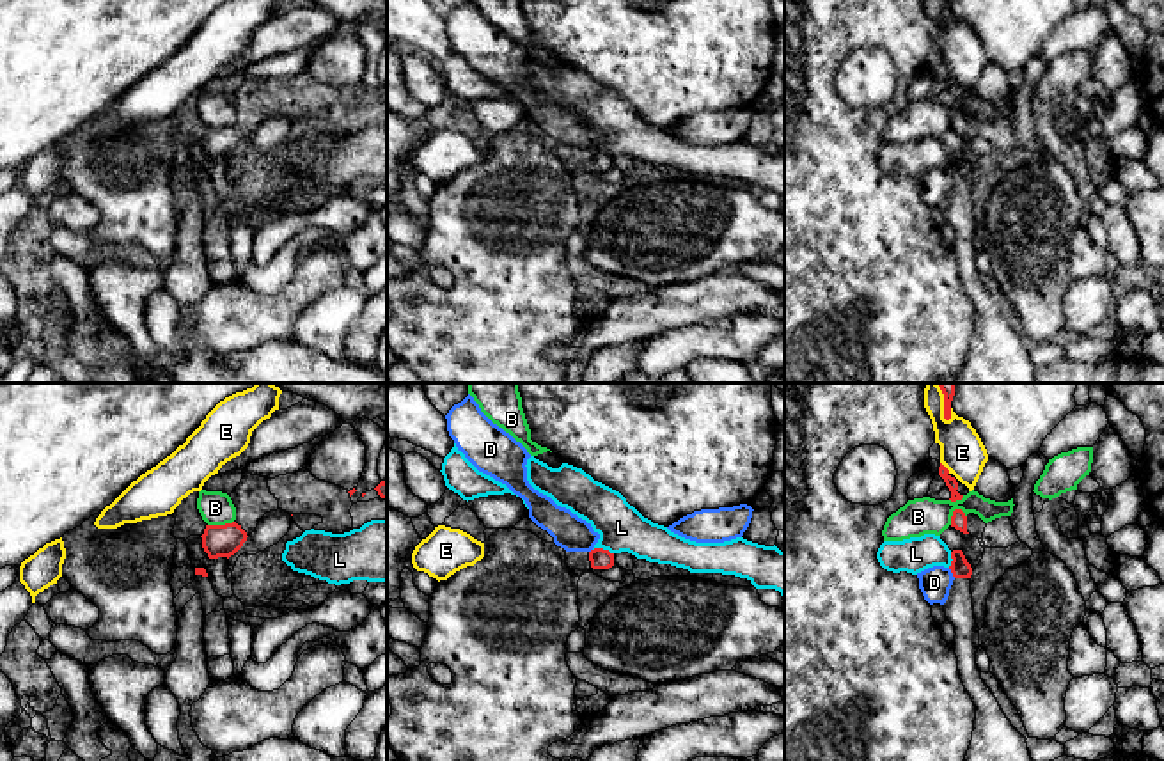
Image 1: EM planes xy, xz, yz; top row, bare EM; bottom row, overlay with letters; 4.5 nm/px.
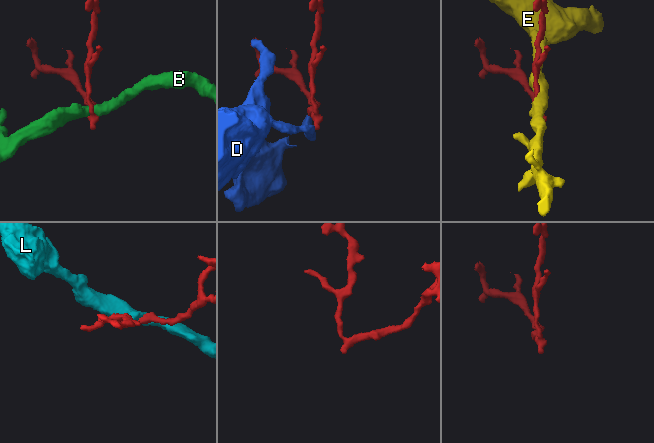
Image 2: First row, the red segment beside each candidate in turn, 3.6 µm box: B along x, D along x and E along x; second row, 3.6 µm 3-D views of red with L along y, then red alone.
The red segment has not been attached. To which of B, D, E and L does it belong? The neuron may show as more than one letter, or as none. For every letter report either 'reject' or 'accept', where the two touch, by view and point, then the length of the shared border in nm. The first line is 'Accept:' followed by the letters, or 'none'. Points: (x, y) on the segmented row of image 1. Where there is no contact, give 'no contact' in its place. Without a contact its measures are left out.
Accept: none
B: reject; contact yz (953, 515); length 90 nm
D: reject; contact yz (951, 572); length 60 nm
E: reject; contact yz (944, 403); length 190 nm
L: reject; contact xz (602, 549); length 100 nm

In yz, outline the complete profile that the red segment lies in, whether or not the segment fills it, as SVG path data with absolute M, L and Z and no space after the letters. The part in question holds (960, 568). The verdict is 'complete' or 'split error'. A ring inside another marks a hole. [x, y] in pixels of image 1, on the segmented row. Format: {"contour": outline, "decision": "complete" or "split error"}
{"contour": "M953 550L951 559L949 569L955 580L944 612L956 633L953 649L958 658L960 679L976 706L974 731L965 761L1033 761L1026 738L1011 726L981 679L981 671L976 665L979 628L974 619L969 580L972 568L962 550Z", "decision": "split error"}

